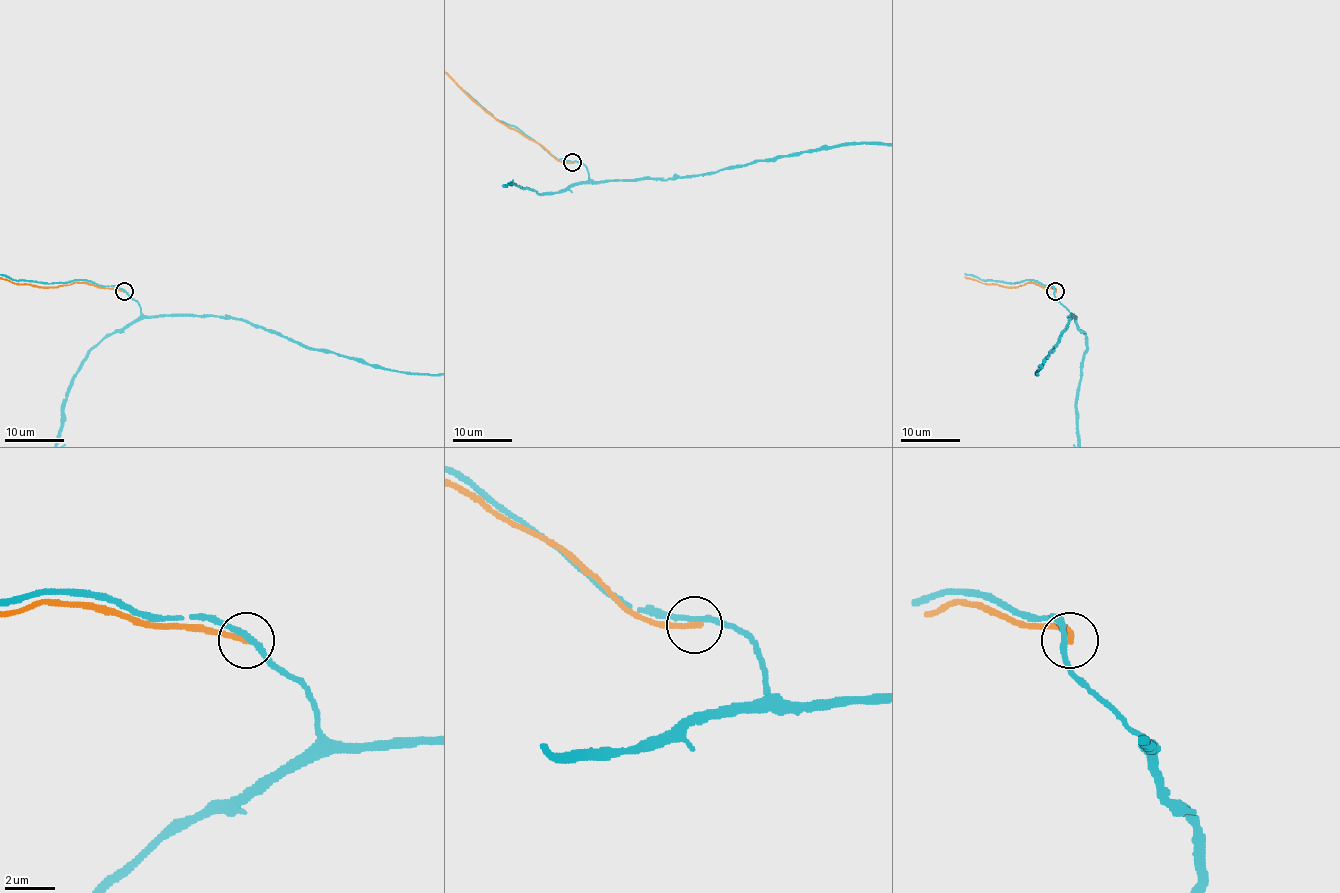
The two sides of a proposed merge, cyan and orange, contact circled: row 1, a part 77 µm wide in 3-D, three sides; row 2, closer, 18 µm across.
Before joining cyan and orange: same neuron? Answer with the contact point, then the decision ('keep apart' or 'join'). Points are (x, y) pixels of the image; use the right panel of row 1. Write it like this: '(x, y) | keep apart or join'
(1055, 291) | keep apart

